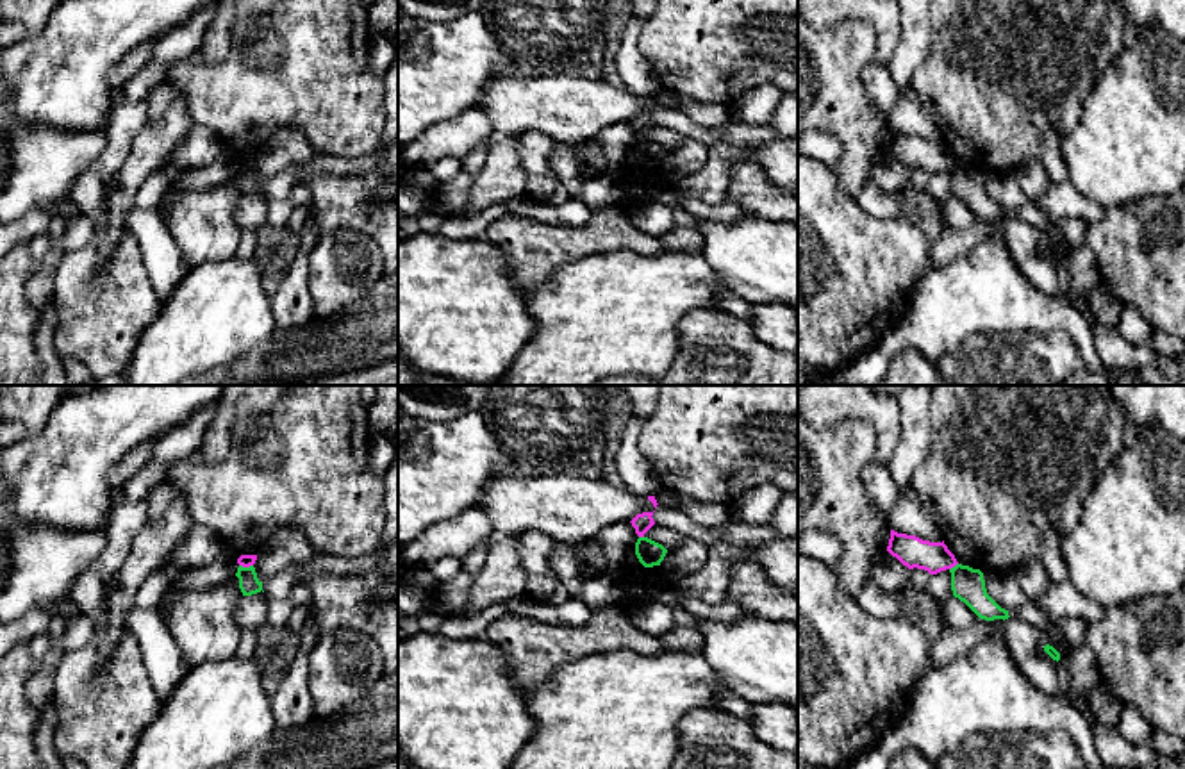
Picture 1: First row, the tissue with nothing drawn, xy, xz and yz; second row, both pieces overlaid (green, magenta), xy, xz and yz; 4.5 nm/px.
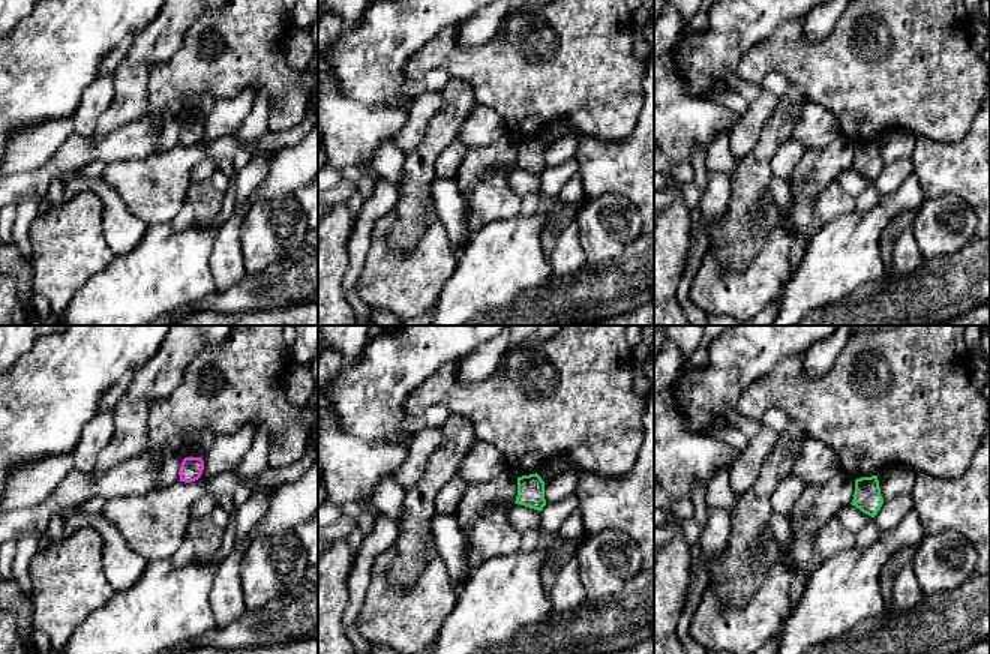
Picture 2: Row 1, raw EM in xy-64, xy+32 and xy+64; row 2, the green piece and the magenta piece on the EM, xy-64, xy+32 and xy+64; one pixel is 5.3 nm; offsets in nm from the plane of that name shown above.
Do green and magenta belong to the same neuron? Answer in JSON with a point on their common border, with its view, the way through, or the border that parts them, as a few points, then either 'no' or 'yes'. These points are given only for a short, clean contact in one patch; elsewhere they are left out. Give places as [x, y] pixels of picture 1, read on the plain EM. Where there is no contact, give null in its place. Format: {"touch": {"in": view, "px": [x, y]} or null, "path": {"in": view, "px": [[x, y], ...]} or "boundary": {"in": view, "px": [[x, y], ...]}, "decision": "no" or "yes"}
{"touch": {"in": "xy", "px": [247, 168]}, "boundary": {"in": "xy", "px": [[240, 165], [252, 166]]}, "decision": "no"}

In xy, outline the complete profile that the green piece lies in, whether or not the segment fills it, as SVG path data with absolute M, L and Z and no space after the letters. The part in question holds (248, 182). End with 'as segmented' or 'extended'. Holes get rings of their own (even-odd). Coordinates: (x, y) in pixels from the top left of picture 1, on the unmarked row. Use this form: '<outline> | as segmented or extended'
M237 168L239 189L243 196L252 196L262 191L262 182L257 178L255 168Z | as segmented

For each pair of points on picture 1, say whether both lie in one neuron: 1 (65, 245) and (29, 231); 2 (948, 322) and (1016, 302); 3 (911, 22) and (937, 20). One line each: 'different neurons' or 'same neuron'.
1: different neurons
2: same neuron
3: different neurons

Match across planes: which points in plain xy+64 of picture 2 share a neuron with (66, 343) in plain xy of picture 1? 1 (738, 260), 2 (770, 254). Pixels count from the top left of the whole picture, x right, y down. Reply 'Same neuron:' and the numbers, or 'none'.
Same neuron: 2

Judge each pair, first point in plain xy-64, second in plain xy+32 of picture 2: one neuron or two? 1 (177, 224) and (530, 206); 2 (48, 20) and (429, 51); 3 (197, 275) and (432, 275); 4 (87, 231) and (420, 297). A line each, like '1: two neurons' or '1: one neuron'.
1: one neuron
2: two neurons
3: two neurons
4: one neuron

